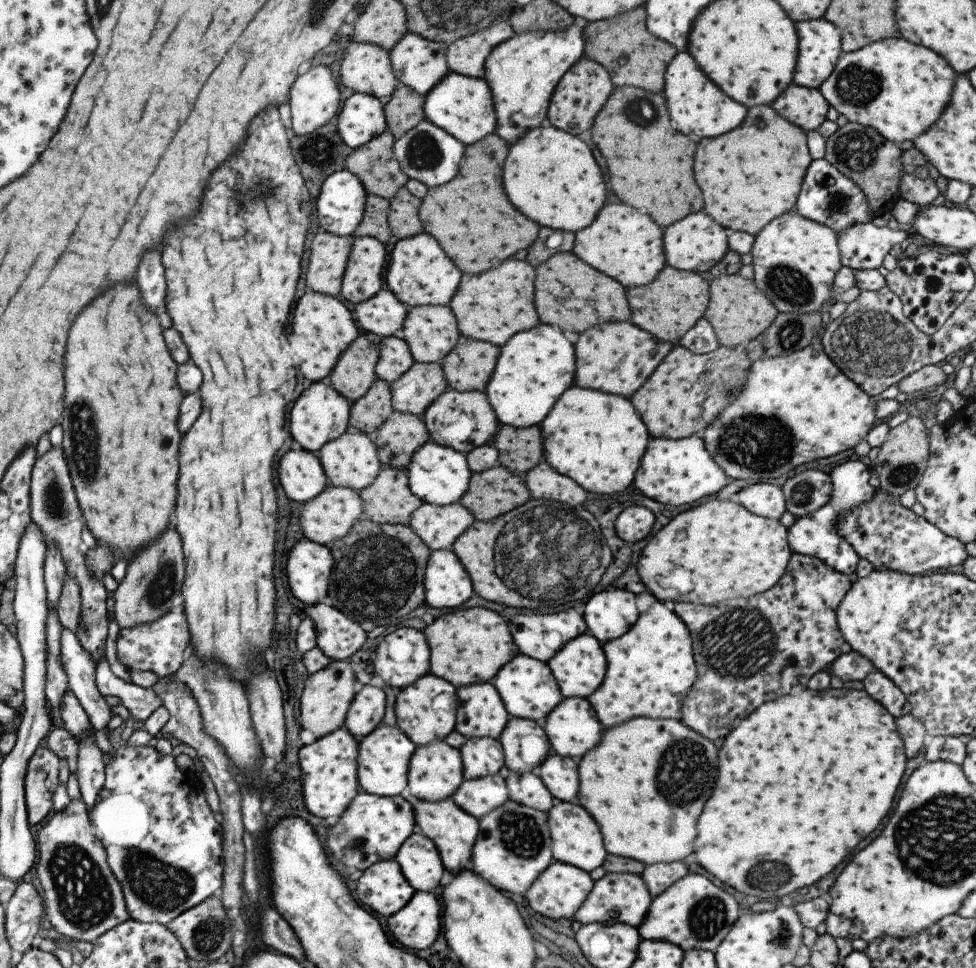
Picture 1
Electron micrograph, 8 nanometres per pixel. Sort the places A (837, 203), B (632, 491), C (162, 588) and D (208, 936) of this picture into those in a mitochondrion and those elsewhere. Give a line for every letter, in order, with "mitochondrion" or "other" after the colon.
A: mitochondrion
B: other
C: mitochondrion
D: mitochondrion

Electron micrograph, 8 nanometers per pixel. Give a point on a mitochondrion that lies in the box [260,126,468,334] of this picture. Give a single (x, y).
(422, 152)

